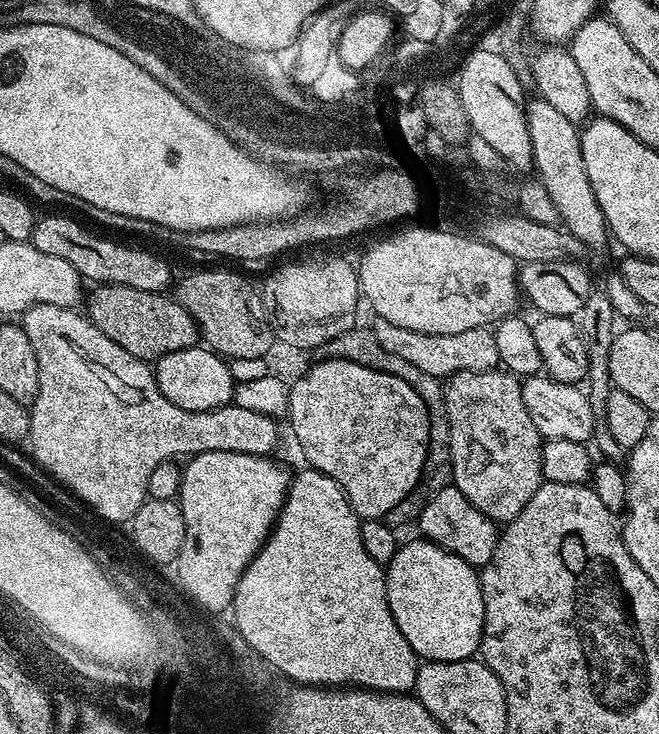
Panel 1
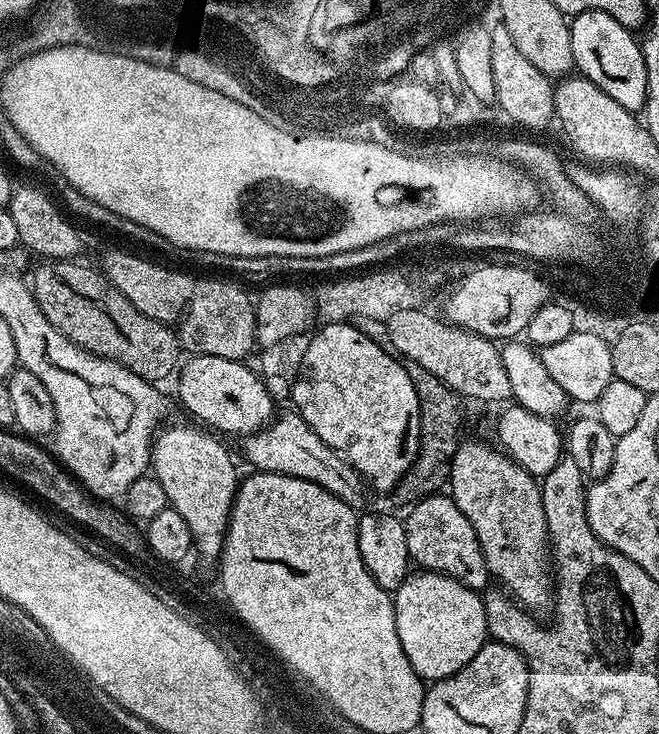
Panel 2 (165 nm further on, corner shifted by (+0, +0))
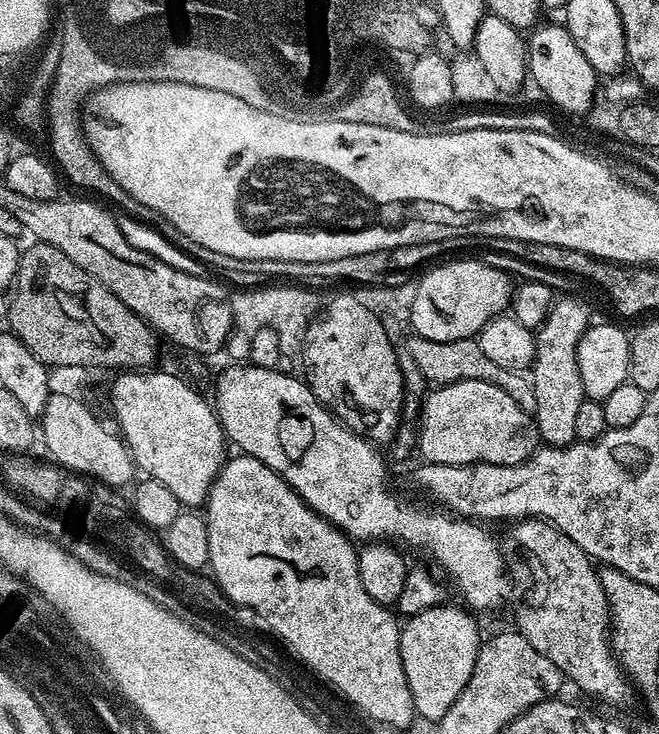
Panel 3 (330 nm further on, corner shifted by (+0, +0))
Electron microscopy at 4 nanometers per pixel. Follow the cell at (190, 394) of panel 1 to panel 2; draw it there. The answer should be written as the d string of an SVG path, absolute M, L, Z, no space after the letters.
M192 354L179 365L179 376L176 388L180 391L185 410L197 416L201 425L217 433L234 432L240 436L264 427L273 419L272 395L266 390L263 379L250 371L247 363Z

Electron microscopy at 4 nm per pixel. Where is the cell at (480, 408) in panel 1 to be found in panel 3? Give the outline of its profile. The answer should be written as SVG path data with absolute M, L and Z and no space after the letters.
M529 518L515 525L516 544L540 563L536 589L516 612L515 627L538 650L546 654L569 681L590 696L608 704L628 704L634 685L612 651L608 599L602 590L597 565L562 530L546 520Z

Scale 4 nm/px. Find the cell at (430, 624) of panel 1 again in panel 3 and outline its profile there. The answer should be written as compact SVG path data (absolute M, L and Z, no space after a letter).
M445 602L435 604L433 608L423 608L418 614L407 617L400 629L402 670L406 670L406 682L410 682L414 706L418 706L428 716L439 716L451 703L452 696L462 694L466 682L470 682L470 674L474 674L474 662L480 653L482 635L480 636L480 628L476 625L477 617L467 607L459 607L455 608L452 602Z

